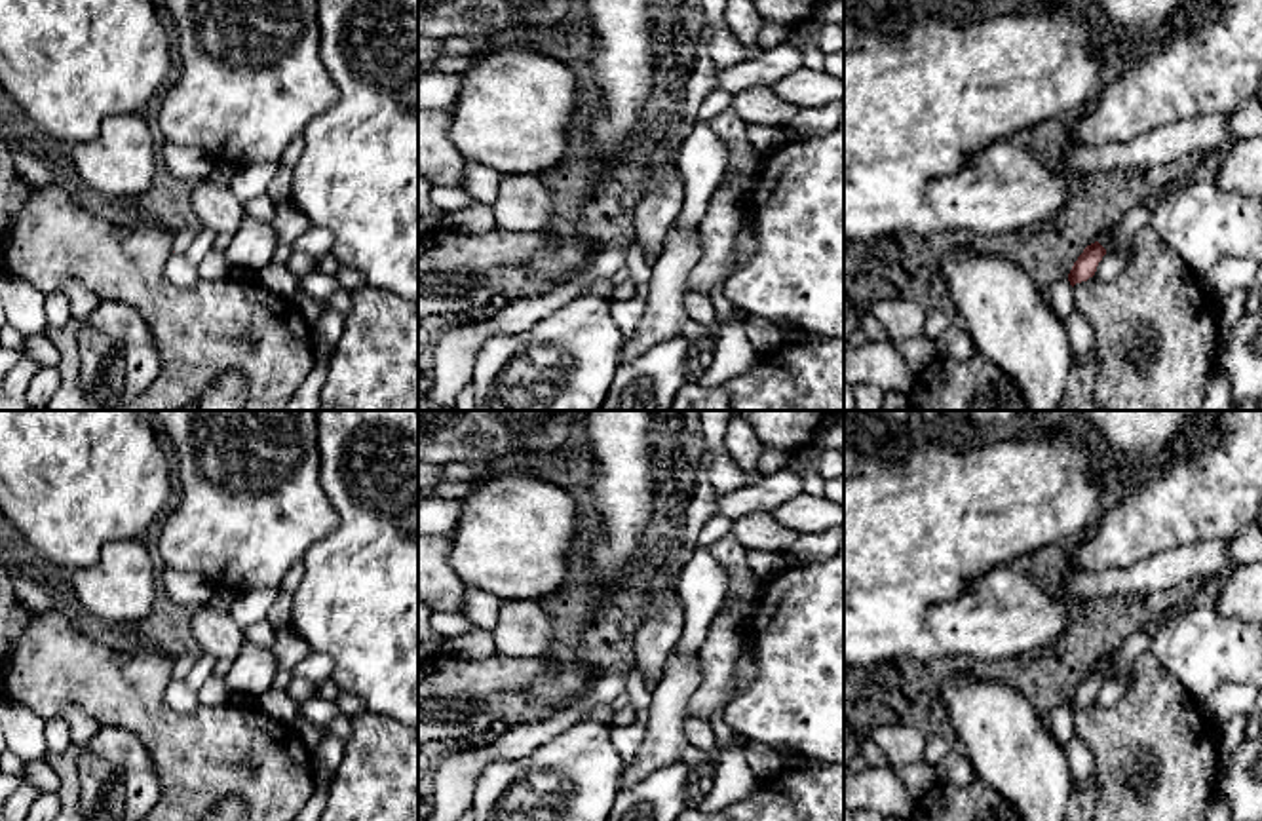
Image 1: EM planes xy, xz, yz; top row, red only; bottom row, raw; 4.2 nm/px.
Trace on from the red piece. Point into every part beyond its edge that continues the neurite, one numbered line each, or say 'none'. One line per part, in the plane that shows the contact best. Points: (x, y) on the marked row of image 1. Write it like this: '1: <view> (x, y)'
1: yz (1135, 219)

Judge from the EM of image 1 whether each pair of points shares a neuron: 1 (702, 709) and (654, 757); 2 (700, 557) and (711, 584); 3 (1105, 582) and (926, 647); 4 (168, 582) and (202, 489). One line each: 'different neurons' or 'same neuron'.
1: different neurons
2: same neuron
3: different neurons
4: different neurons

